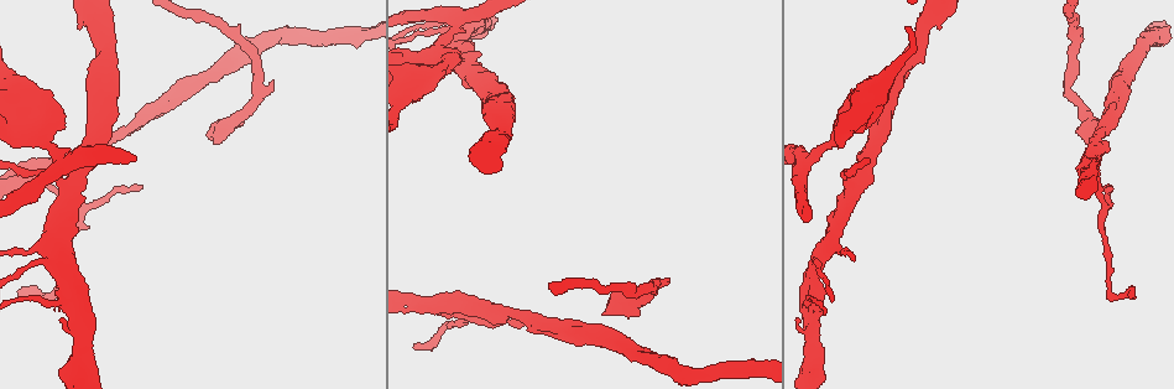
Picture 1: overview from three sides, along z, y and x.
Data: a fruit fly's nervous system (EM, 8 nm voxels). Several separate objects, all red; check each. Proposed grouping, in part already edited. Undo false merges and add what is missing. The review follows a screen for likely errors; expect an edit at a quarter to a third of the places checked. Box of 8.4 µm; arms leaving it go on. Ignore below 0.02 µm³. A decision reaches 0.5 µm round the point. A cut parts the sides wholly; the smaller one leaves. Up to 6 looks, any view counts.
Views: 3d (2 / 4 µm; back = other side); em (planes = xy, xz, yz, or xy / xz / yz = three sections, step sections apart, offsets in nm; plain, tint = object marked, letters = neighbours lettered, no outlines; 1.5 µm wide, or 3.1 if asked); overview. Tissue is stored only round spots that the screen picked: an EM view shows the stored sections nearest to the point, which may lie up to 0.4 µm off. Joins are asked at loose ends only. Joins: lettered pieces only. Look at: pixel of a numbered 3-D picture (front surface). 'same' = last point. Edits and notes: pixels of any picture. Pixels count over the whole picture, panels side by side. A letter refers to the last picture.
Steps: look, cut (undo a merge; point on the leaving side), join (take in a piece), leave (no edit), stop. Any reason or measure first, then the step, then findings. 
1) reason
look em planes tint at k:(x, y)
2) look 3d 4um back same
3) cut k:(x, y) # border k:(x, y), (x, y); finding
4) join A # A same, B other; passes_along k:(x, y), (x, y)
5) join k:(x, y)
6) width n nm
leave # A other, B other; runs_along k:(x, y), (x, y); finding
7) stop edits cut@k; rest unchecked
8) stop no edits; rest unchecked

looks like a crossing
look 3d 4um at 1:(454, 44)

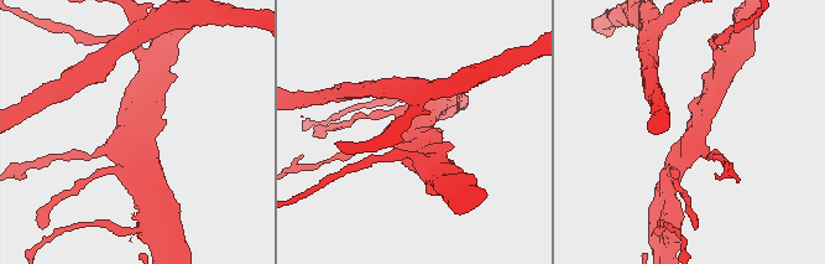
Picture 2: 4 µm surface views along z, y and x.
arms 4; now the EM
look em planes letters at 2:(138, 130)

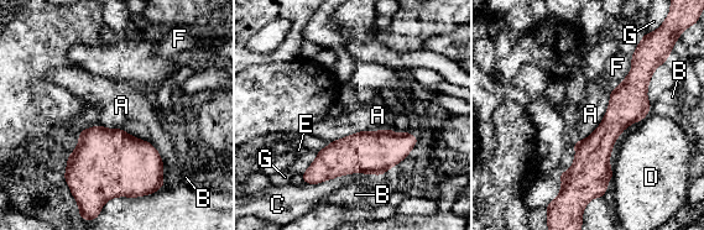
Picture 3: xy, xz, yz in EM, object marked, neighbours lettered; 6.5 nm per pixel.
width 240 nm
leave # A other, B other, C other, D other, E other, F other, G other; runs_along 3:(643, 43), (629, 103), (601, 140), (603, 186); one cell here

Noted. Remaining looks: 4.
branch stops here
look 3d 4um at 1:(834, 146)

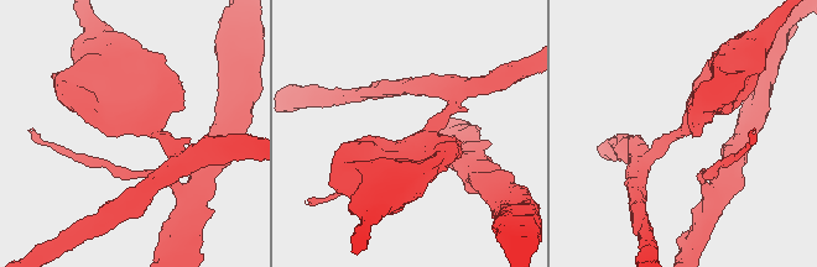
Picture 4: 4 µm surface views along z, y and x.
look em planes letters at 4:(690, 133)

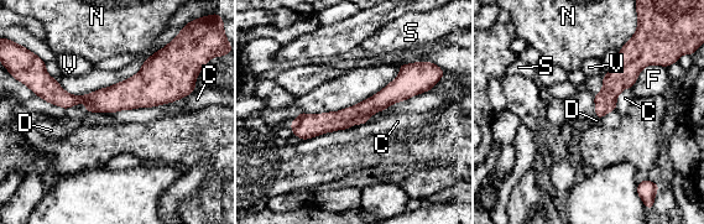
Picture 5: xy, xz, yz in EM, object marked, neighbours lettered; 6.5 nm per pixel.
longest_contact C 340 nm
leave # C other, D other, F other, N other, S other, V other; runs_along 5:(187, 88), (111, 99), (45, 92); no lettered piece goes on from it

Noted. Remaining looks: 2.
stop no edits; rest unchecked

